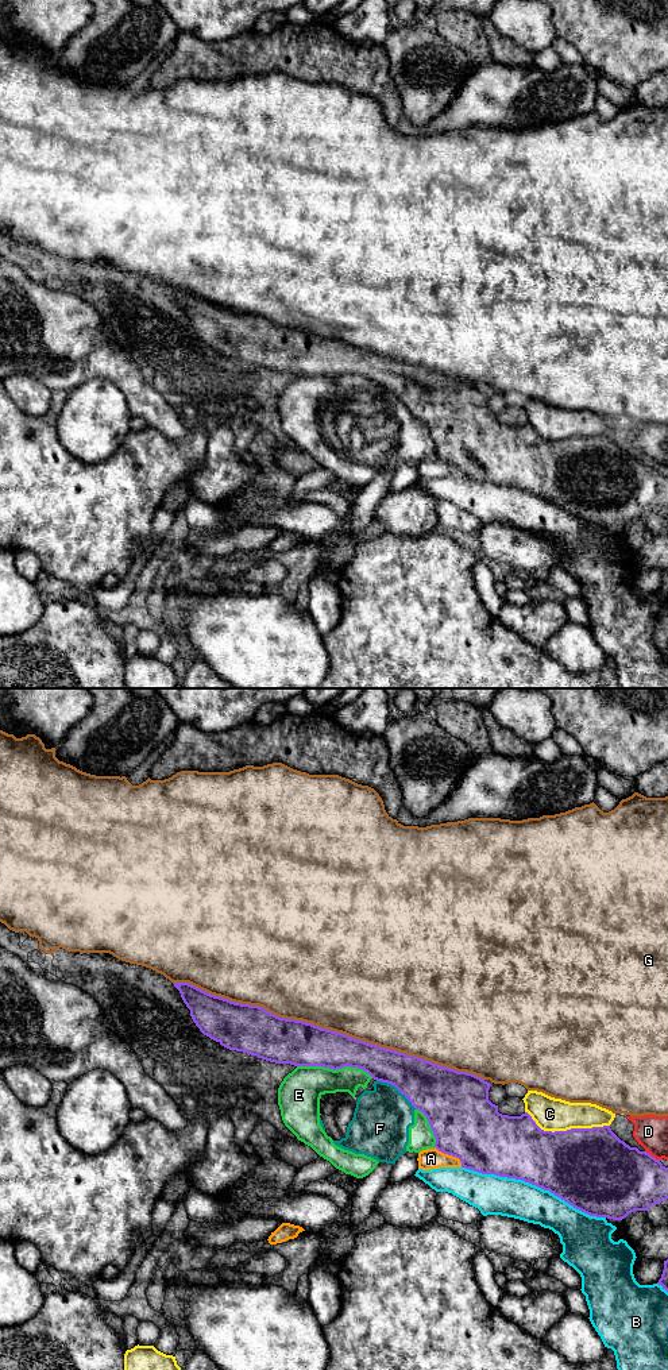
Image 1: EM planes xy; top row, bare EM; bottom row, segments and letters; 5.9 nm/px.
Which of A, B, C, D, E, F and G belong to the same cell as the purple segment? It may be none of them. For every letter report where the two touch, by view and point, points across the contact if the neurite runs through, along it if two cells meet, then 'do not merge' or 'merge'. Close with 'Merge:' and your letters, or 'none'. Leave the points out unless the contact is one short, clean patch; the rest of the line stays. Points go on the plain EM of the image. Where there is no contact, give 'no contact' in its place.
A: contact xy (451, 463); do not merge
B: contact xy (533, 493); do not merge
C: contact xy (567, 439); do not merge
D: contact xy (651, 464); do not merge
E: contact xy (335, 378); do not merge
F: contact xy (397, 397); border xy (377, 389), (390, 392), (416, 417); do not merge
G: contact xy (328, 339); do not merge
Merge: none

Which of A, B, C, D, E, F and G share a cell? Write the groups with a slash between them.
A / B / C / D / E F / G

